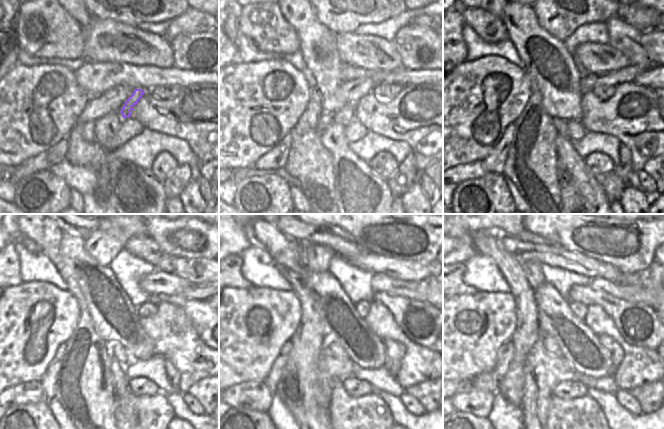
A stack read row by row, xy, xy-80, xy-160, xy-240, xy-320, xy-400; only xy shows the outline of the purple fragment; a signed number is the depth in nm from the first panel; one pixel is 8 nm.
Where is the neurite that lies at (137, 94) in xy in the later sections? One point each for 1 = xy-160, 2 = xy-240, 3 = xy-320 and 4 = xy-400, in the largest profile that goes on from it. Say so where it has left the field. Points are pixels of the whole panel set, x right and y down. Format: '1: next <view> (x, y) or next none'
1: next xy-160 (560, 124)
2: next xy-240 (154, 412)
3: next xy-320 (368, 417)
4: next xy-400 (582, 417)

